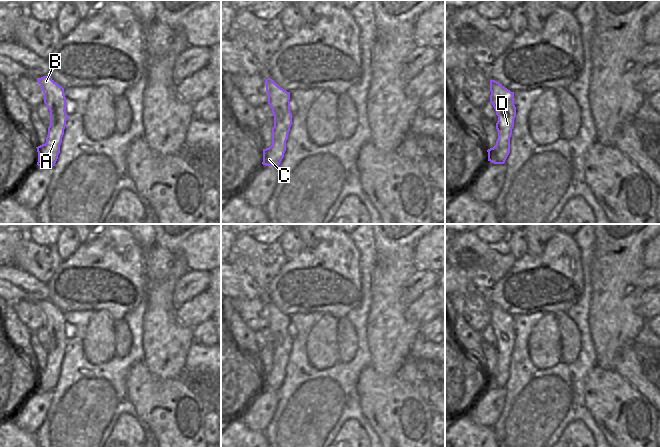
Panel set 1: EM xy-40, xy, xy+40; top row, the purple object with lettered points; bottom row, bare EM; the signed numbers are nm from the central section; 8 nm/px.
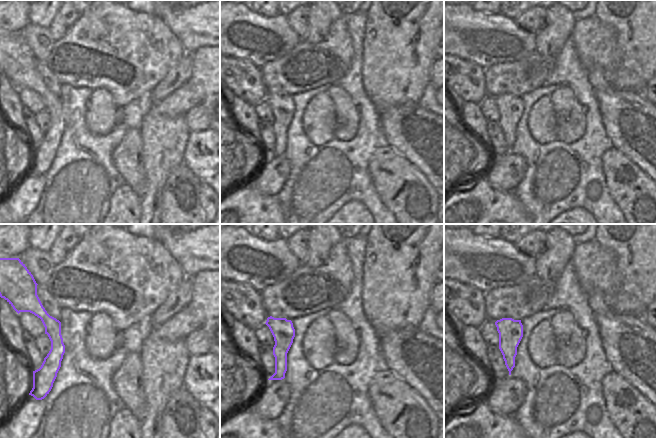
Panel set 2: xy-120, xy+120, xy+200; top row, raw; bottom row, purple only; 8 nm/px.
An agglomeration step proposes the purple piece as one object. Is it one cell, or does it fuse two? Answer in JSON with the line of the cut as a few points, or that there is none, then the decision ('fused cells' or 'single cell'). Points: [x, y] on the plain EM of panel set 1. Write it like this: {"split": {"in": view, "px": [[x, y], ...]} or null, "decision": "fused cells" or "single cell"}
{"split": {"in": "xy", "px": [[288, 324], [288, 336], [282, 339], [277, 337], [274, 340]]}, "decision": "fused cells"}

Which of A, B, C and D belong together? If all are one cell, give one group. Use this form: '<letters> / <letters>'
A C D / B

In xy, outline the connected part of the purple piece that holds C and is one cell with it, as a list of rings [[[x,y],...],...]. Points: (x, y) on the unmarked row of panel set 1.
[[[284,325],[288,338],[281,340],[279,337],[274,340],[274,351],[272,352],[272,369],[263,373],[263,389],[279,390],[286,375],[286,365],[292,349],[292,337],[290,325]]]

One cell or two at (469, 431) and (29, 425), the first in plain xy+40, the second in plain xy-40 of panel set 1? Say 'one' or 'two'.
two

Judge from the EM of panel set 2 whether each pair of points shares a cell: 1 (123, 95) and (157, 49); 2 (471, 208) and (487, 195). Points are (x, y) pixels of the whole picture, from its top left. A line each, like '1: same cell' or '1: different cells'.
1: same cell
2: same cell

